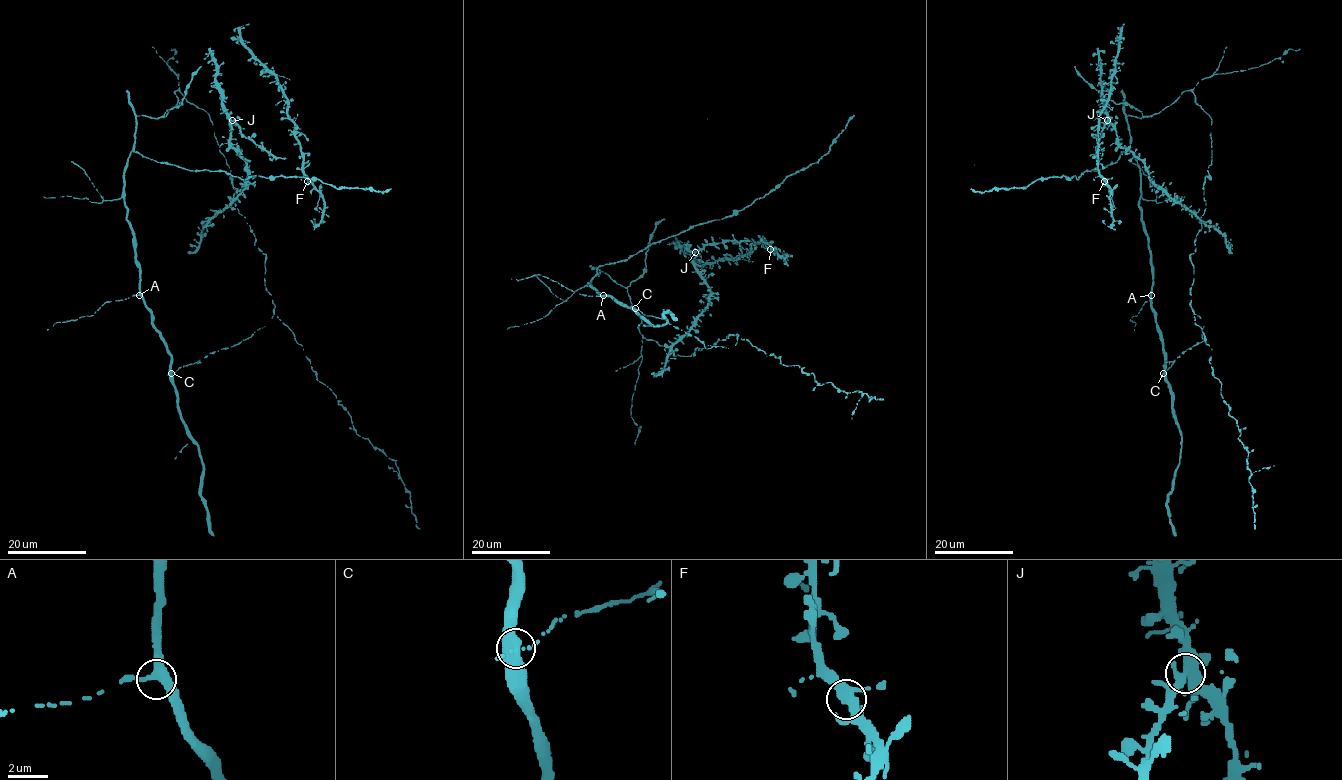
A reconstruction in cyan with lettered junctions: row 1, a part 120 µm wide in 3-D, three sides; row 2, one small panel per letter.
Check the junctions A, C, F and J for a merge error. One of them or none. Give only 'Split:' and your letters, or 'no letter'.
Split: no letter

